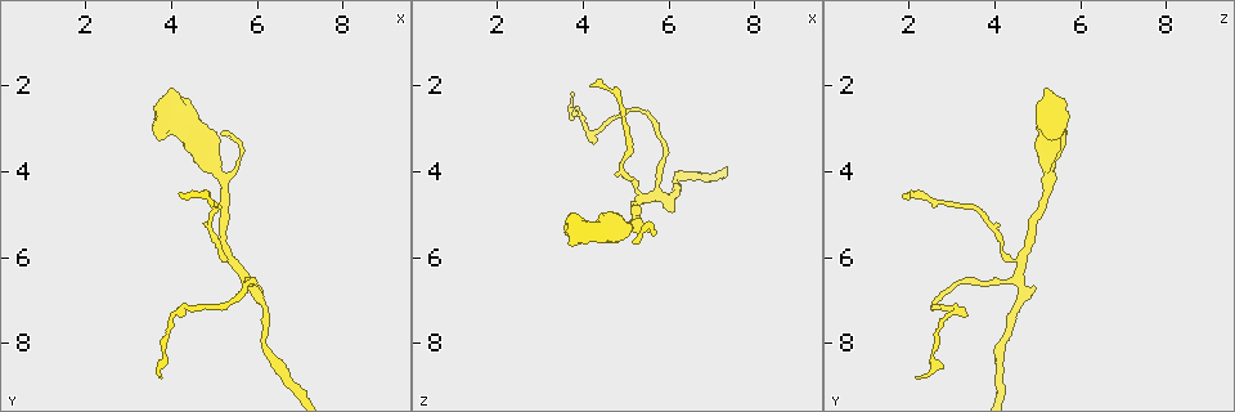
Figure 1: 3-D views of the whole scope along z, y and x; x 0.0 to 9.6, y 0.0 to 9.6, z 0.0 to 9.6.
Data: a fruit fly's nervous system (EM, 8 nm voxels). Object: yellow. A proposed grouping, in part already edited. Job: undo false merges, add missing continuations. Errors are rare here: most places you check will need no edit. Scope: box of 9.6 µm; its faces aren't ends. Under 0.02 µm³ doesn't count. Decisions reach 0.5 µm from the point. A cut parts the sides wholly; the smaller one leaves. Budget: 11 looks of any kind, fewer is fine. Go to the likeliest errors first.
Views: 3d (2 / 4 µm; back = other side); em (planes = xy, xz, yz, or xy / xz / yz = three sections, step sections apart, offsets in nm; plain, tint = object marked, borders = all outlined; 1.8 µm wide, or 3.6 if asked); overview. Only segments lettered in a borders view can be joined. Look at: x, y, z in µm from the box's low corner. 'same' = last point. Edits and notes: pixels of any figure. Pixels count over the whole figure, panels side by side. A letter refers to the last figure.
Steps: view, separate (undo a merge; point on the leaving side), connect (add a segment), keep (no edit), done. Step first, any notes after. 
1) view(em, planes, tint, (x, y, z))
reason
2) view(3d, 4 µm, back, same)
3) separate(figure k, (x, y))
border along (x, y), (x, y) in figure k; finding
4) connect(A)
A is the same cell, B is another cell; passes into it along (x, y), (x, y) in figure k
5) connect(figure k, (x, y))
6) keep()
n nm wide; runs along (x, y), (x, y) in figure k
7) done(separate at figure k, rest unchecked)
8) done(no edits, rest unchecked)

view(3d, 4 µm, back, (4.20, 7.20, 3.15))
abrupt turn

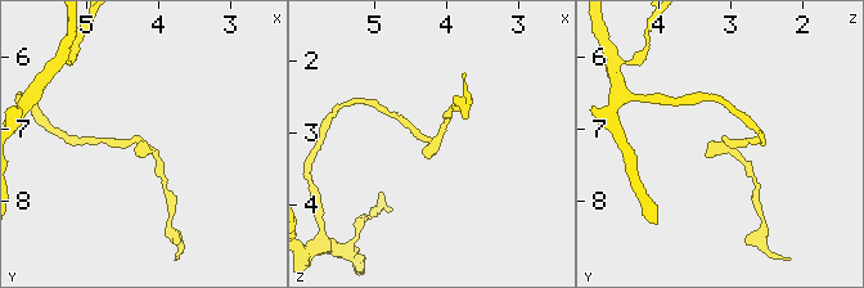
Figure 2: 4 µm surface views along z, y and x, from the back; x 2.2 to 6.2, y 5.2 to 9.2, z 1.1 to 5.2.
view(em, planes, tint, (4.20, 7.25, 3.15))

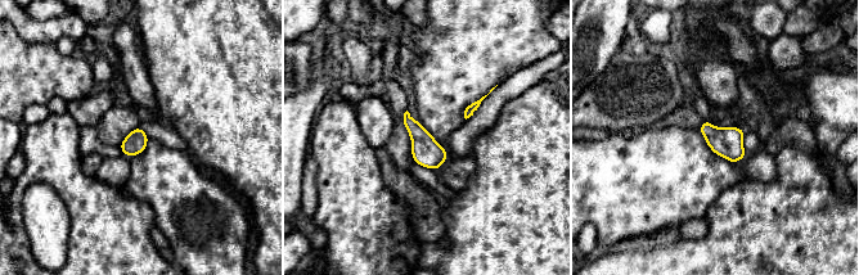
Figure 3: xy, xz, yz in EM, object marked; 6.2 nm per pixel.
view(em, planes, borders, same)
see the neighbours

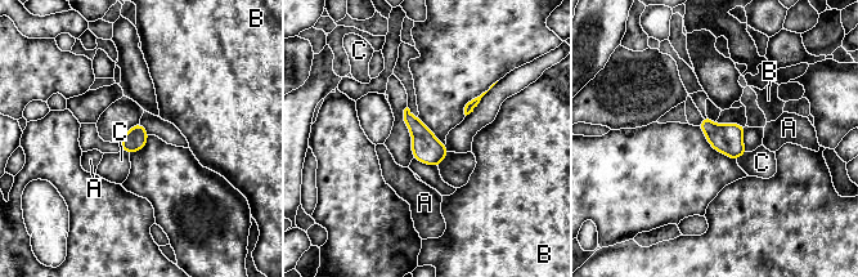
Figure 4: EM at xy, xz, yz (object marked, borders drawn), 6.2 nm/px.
keep()
C touches over 80 nm; A, B and C are other cells; continuous, no second cell

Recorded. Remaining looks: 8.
view(3d, 4 µm, (4.20, 4.55, 2.05))
thin end

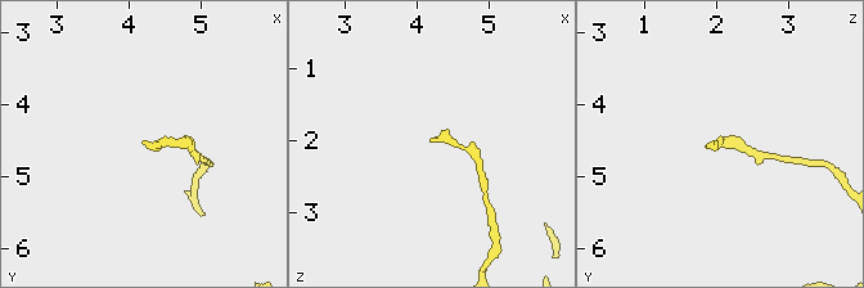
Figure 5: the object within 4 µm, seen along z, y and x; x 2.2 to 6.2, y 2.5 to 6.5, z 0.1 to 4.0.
view(em, xy, step 4, tint, (4.15, 4.55, 2.00))

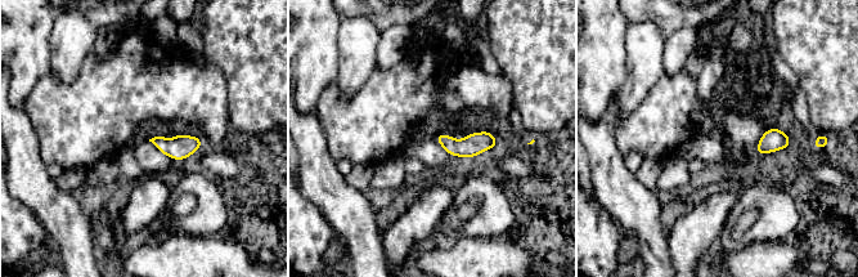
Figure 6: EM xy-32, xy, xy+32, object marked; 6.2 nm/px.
view(em, planes, borders, same)

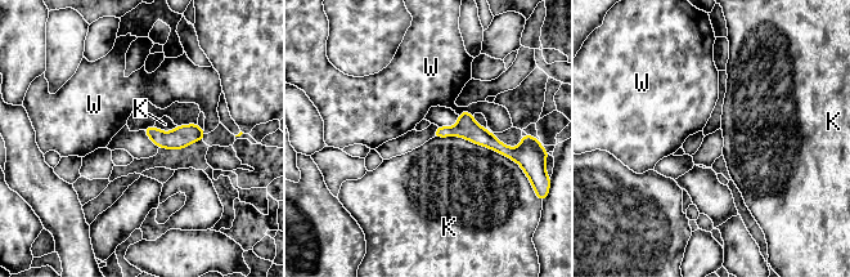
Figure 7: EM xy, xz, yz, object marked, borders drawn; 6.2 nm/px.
keep()
K and W are other cells; no lettered segment goes on from it

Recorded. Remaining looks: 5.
view(em, planes, tint, (5.20, 3.10, 5.70))
thin end

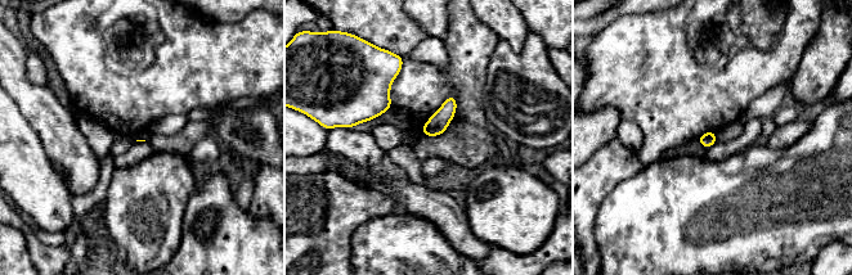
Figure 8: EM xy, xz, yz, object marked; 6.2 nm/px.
view(em, planes, borders, same)
see the neighbours

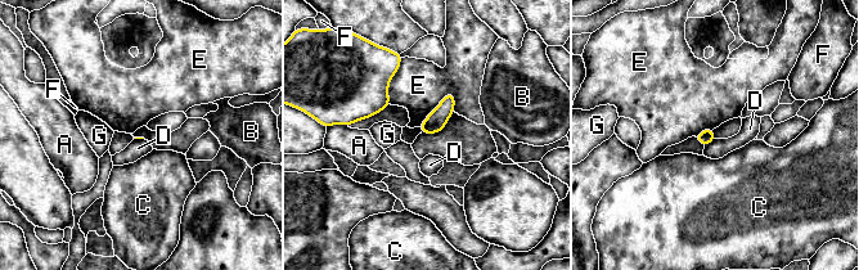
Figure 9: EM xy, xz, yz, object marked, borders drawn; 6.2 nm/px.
keep()
A, B, C, D, E, F and G are other cells; border along (450, 90), (419, 126) in figure 9; none of them fits

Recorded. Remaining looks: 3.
view(em, planes, borders, (5.20, 5.95, 4.25))
sharp bend

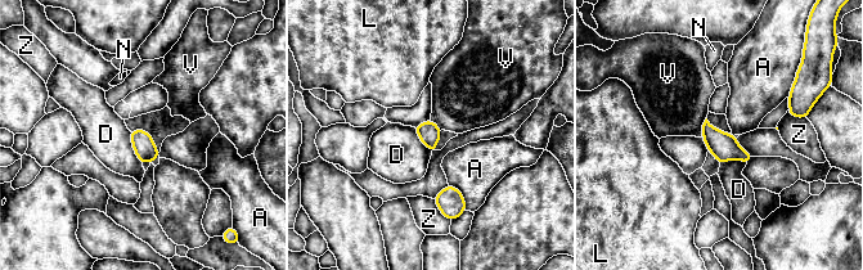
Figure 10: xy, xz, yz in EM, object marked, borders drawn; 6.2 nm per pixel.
keep()
A, D, L, N, V and Z are other cells; border along (129, 131), (131, 147), (142, 163) in figure 10; all the same cell

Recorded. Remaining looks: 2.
done(no edits, rest unchecked)

